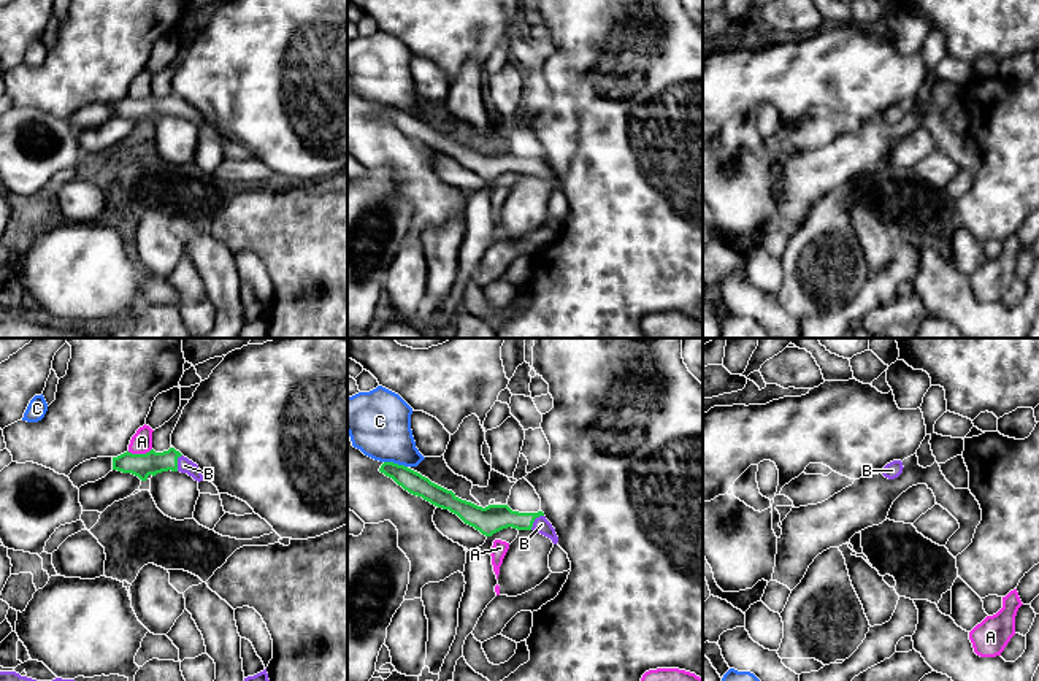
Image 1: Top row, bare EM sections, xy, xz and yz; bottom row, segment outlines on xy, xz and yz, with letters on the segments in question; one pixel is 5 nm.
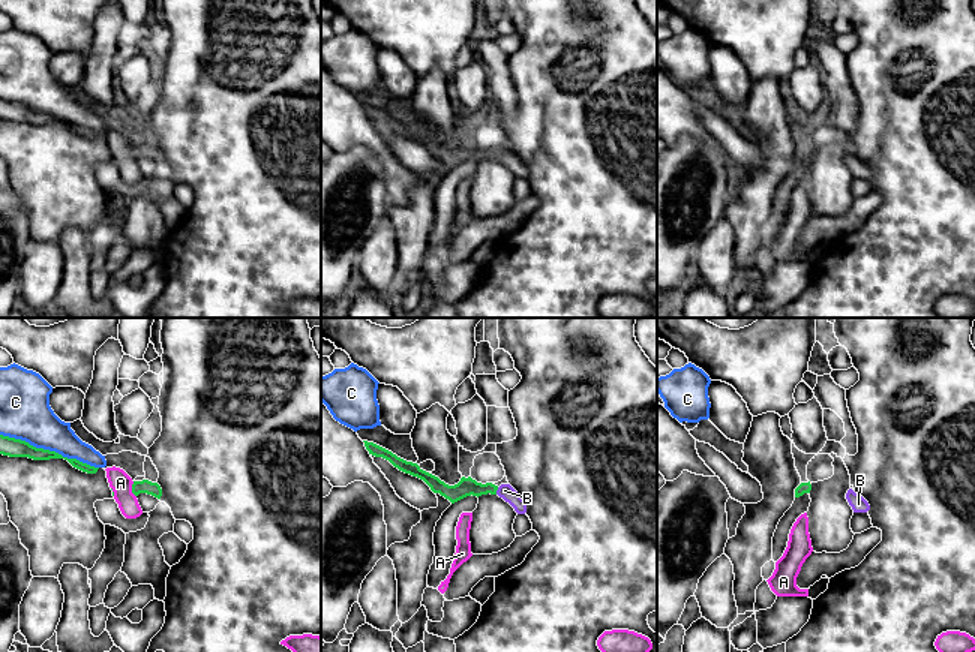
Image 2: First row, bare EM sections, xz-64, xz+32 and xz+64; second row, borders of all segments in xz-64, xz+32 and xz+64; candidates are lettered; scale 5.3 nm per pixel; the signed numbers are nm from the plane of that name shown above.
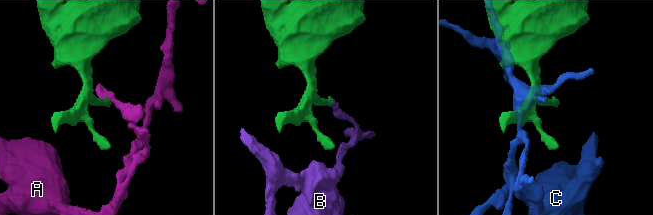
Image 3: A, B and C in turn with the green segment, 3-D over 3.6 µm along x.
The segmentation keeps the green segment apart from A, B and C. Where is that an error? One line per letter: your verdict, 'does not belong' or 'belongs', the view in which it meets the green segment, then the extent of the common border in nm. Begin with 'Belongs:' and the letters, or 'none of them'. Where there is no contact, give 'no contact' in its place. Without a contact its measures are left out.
Belongs: none of them
A: does not belong | xy | 130 nm
B: does not belong | xz | 100 nm
C: does not belong | xz | 120 nm

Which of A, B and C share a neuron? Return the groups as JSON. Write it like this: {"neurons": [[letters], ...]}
{"neurons": [["A"], ["B"], ["C"]]}

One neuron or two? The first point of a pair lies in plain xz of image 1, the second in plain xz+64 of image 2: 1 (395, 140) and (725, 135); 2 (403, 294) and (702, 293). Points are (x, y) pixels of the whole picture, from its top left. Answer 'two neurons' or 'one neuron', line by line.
1: two neurons
2: two neurons

